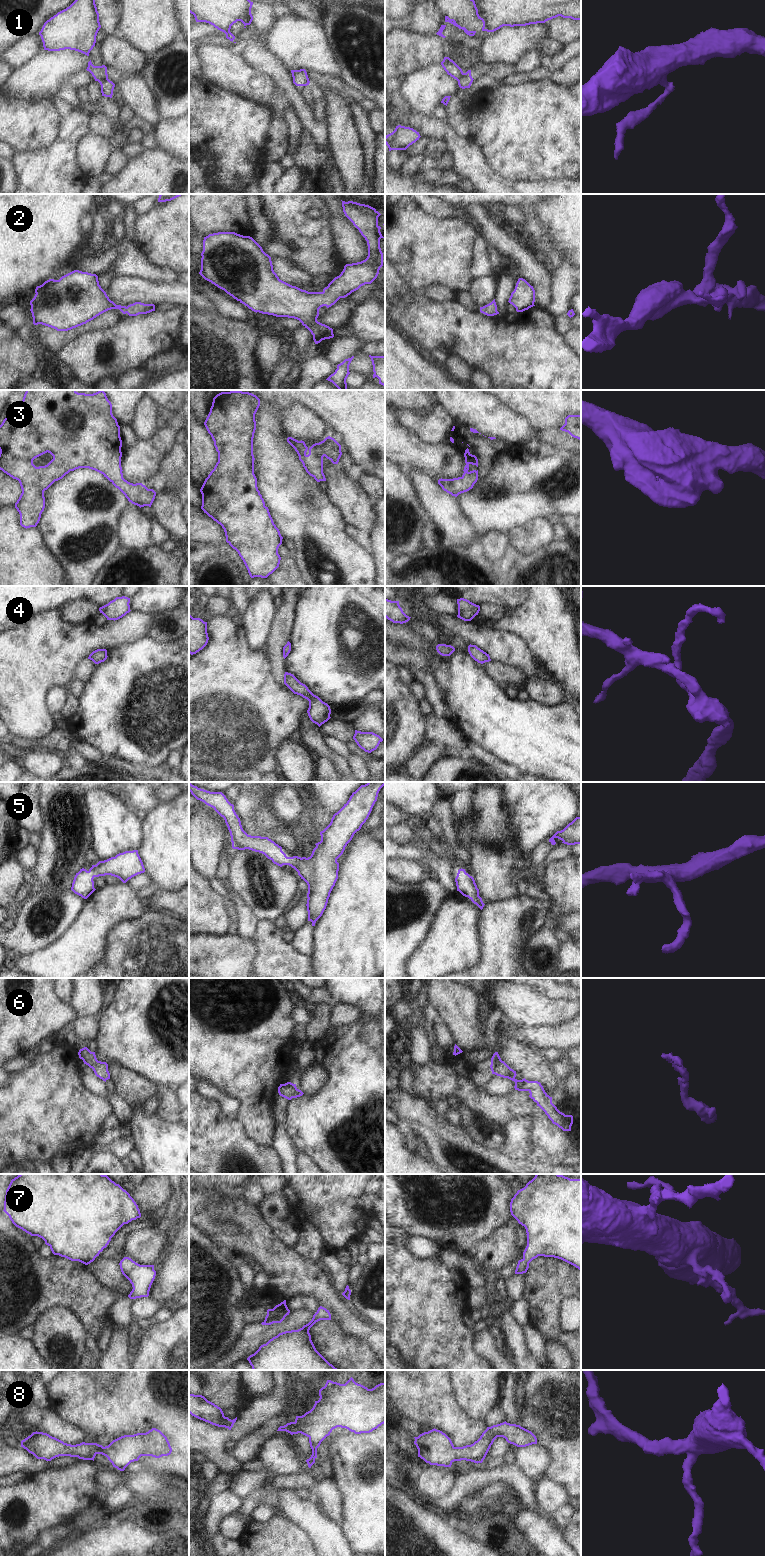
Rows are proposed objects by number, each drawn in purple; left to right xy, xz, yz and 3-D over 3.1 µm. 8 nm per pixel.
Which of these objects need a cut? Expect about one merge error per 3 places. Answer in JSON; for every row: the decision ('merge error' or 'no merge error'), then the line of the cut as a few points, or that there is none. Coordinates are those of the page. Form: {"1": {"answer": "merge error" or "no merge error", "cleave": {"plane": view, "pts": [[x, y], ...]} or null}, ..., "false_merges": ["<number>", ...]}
{"1": {"answer": "merge error", "cleave": {"plane": "xy", "pts": [[107, 78], [101, 78], [98, 81]]}}, "2": {"answer": "no merge error", "cleave": null}, "3": {"answer": "no merge error", "cleave": null}, "4": {"answer": "no merge error", "cleave": null}, "5": {"answer": "no merge error", "cleave": null}, "6": {"answer": "no merge error", "cleave": null}, "7": {"answer": "no merge error", "cleave": null}, "8": {"answer": "no merge error", "cleave": null}, "false_merges": ["1"]}

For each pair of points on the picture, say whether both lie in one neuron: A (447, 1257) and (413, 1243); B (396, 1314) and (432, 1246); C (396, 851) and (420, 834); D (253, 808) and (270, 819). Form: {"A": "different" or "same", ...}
{"A": "different", "B": "different", "C": "same", "D": "same"}

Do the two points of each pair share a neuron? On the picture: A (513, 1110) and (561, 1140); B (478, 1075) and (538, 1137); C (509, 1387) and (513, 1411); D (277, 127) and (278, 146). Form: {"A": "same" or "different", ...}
{"A": "same", "B": "same", "C": "same", "D": "same"}

